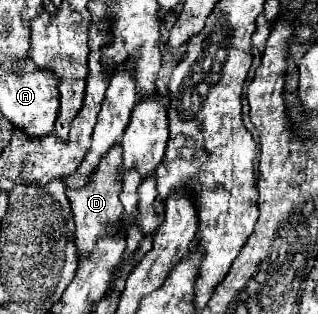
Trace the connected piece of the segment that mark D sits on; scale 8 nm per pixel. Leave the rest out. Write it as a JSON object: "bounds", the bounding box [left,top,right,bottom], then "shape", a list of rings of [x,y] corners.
{"bounds":[67,143,123,257],"shape":[[[117,143],[115,147],[111,147],[101,163],[95,167],[95,173],[89,177],[89,181],[79,187],[79,189],[67,189],[67,197],[71,201],[73,207],[73,215],[75,215],[75,245],[79,251],[79,257],[85,257],[87,253],[91,253],[91,249],[95,247],[95,241],[107,233],[111,233],[111,223],[121,219],[123,207],[119,201],[119,193],[121,193],[121,179],[119,179],[119,165],[123,163],[123,149],[121,143]]]}

